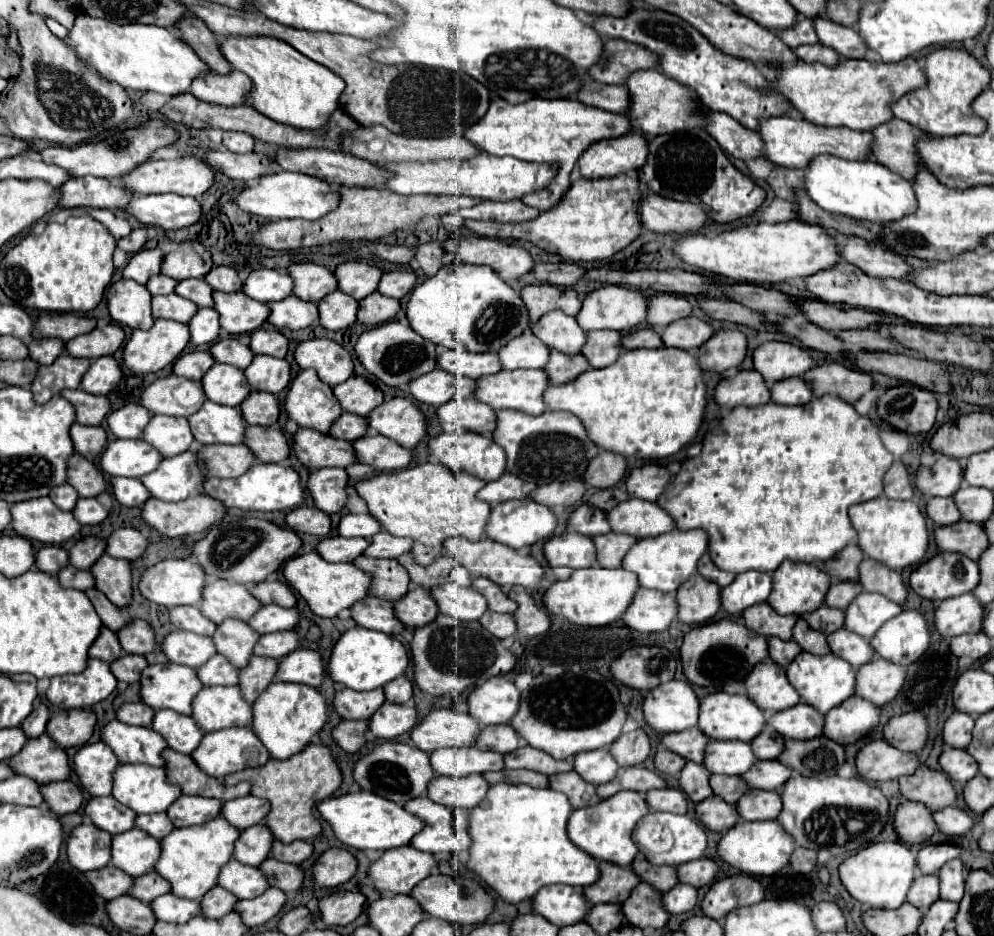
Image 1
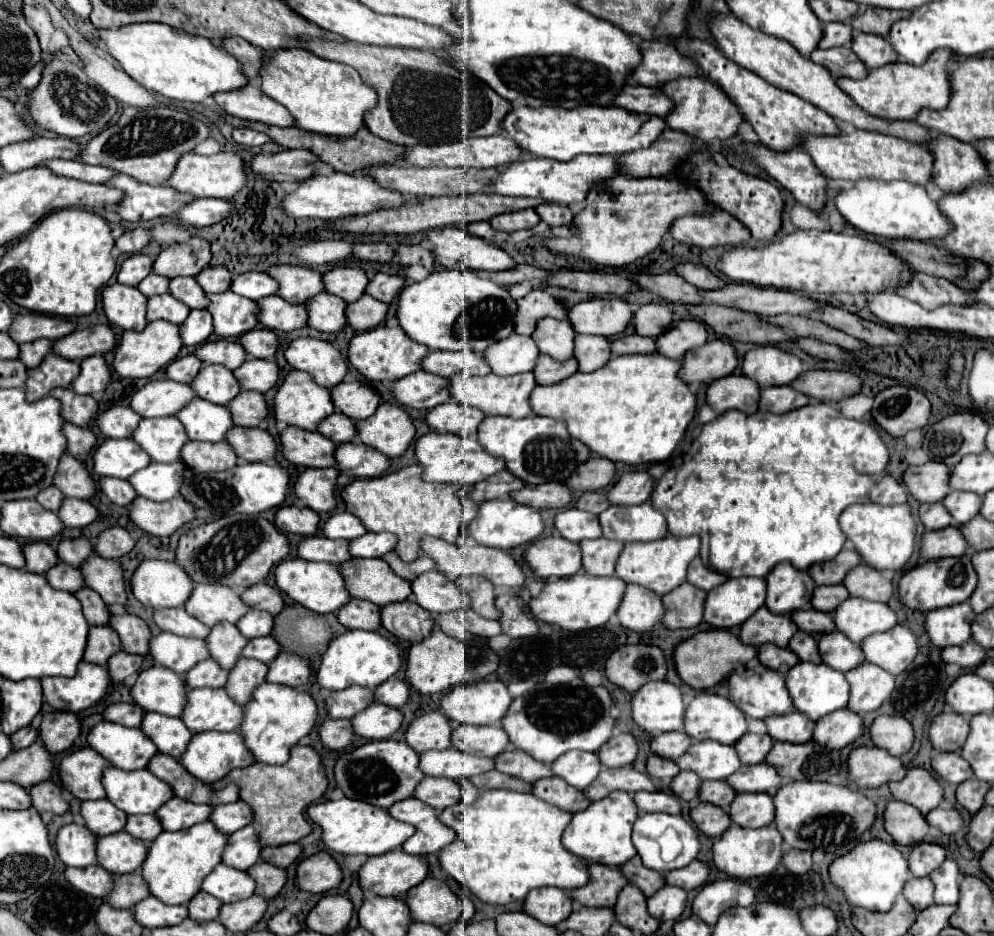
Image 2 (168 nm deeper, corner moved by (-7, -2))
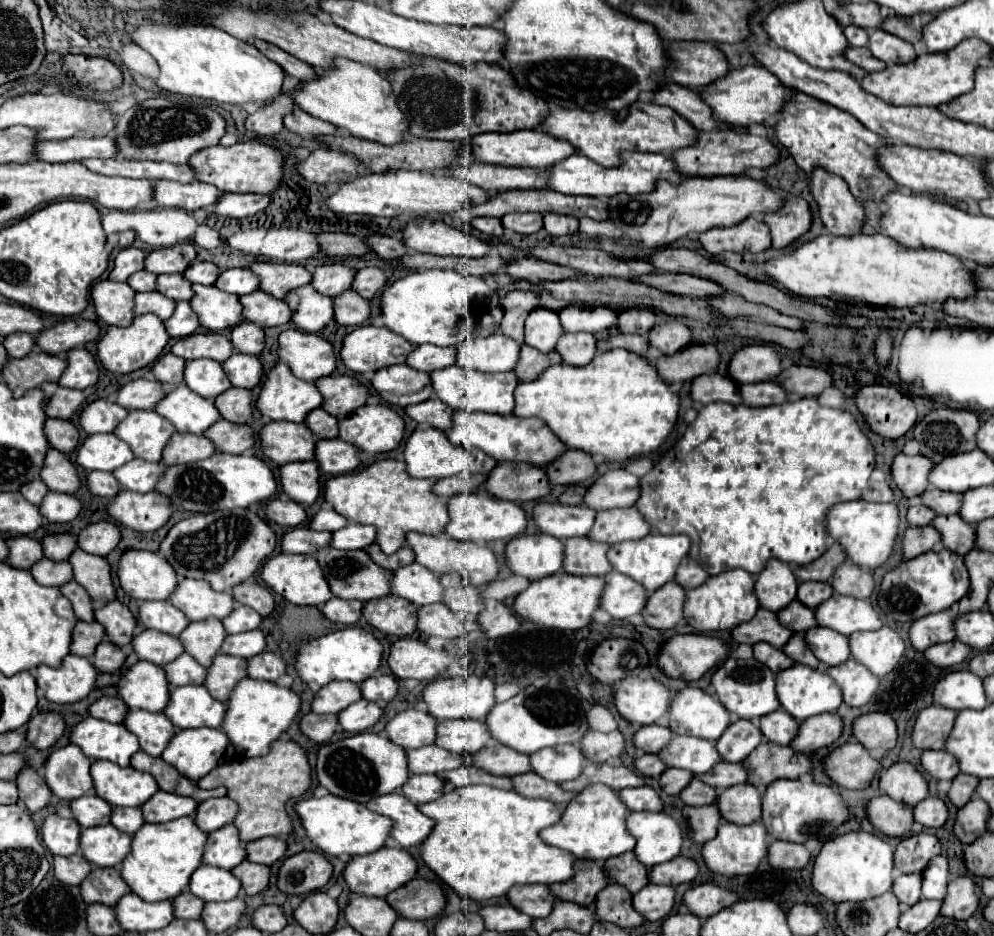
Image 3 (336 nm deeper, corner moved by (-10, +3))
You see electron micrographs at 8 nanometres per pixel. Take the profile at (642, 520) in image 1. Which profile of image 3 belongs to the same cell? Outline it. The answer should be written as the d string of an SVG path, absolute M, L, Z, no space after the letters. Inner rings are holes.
M636 506L612 508L598 512L598 518L590 530L590 538L606 544L618 544L624 540L640 540L652 532L646 518L642 518Z

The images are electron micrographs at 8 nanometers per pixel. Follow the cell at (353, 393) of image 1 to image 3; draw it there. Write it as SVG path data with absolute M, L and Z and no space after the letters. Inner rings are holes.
M332 374L332 376L320 378L320 380L316 380L316 386L324 396L322 408L338 420L346 418L348 414L352 414L354 410L364 406L370 396L370 392L364 384L360 384L356 378L344 376L344 374Z

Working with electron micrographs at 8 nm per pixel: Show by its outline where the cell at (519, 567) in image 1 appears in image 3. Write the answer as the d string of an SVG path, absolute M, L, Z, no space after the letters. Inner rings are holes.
M412 532L410 536L406 536L406 542L414 548L416 562L438 574L458 572L464 578L468 578L472 584L486 586L492 580L496 580L496 576L500 572L500 562L496 558L496 554L484 544L460 542L460 540L454 540L448 536L428 536L428 534L418 534L418 532Z

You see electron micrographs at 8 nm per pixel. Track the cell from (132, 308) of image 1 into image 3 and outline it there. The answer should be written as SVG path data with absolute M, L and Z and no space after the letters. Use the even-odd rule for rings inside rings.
M100 280L92 286L96 314L110 326L130 326L136 292L126 282Z

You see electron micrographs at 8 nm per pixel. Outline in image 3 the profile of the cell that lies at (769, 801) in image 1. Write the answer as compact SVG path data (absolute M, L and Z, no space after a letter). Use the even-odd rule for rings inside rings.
M752 784L726 788L716 802L724 820L732 824L754 824L762 818L762 794Z

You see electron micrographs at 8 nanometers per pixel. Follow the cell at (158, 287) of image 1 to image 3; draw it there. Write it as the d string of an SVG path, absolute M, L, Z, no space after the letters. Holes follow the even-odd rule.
M142 270L138 274L132 274L128 278L128 284L136 290L136 292L150 292L150 290L156 290L156 274L148 272L148 270Z

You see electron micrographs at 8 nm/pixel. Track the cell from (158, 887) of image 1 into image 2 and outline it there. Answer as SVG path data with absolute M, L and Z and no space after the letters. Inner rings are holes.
M125 873L113 877L113 891L109 891L103 897L103 903L115 907L115 909L131 909L141 899L149 897L147 883L143 881L141 873Z

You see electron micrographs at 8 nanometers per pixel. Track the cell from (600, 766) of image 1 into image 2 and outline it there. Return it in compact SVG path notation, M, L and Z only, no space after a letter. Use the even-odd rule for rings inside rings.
M567 751L567 755L561 755L555 759L555 763L551 763L551 771L555 771L555 777L571 783L575 789L585 789L599 775L601 763L595 753Z

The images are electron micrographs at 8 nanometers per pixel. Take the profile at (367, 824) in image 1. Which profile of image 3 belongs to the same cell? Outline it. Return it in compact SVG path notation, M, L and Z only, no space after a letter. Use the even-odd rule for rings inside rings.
M334 794L322 796L322 798L306 798L300 800L294 810L298 812L308 838L324 852L332 856L340 854L350 854L350 856L360 856L360 854L370 854L372 850L380 850L384 842L390 838L390 830L394 826L394 820L374 814L370 808L358 802L350 802L346 798L338 798Z

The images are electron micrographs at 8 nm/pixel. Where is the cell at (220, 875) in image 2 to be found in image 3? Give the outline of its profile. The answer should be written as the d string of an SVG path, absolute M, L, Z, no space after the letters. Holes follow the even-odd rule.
M202 864L192 874L188 890L204 902L222 902L236 898L242 892L242 882L230 870Z

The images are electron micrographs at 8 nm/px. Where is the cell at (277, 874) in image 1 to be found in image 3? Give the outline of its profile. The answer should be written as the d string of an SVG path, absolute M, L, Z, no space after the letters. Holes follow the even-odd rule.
M248 860L238 864L232 872L236 874L236 878L240 878L242 890L248 896L260 894L268 886L268 882L270 882L270 866L254 864L254 862L248 862Z

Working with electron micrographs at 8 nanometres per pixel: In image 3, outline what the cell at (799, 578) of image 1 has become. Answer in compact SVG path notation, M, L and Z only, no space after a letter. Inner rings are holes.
M770 558L766 570L756 578L756 594L762 608L770 612L784 610L792 600L796 600L798 582L786 562Z

